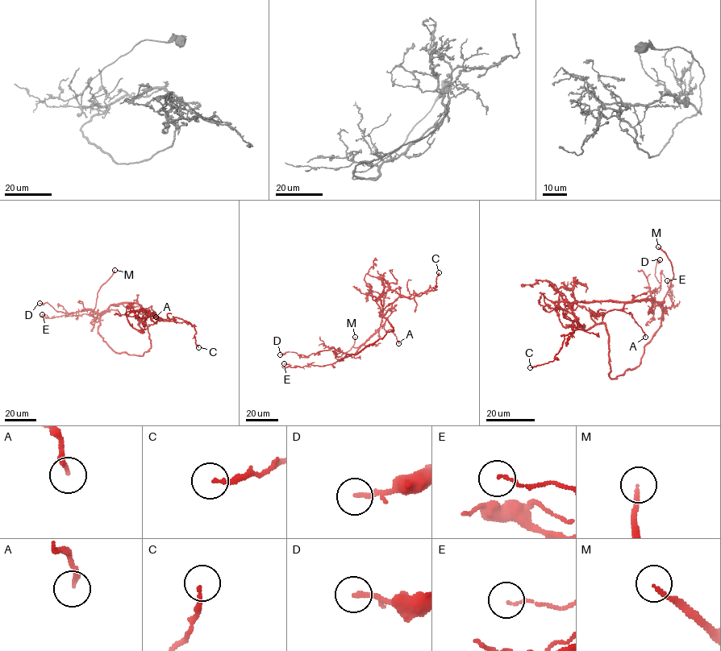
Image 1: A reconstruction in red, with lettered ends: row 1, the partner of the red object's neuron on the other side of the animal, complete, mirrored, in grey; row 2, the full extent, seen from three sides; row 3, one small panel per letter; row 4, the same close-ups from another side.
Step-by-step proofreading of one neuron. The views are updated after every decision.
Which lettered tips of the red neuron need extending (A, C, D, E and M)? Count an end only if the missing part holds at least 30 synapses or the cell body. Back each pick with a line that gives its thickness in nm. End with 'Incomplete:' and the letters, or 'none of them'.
M: calibre 160 nm
Incomplete: M

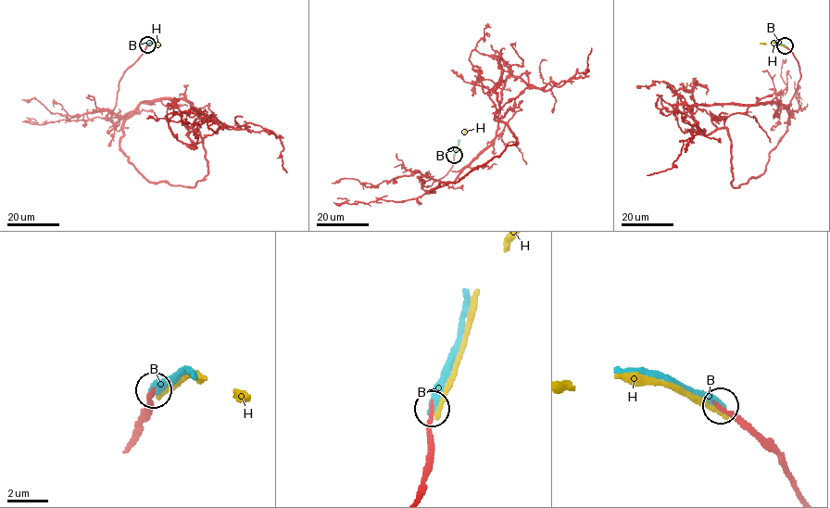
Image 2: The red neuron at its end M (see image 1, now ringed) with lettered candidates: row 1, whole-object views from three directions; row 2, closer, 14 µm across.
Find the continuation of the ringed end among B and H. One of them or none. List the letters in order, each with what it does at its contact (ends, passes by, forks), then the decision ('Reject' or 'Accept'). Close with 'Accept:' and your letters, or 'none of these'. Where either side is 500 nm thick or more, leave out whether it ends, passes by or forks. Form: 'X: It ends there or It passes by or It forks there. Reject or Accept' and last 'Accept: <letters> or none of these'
B: It ends there. Accept
H: It ends there. Reject
Accept: B

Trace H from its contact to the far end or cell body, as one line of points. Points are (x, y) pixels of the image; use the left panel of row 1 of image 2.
H: (147, 45), (152, 43), (160, 45)

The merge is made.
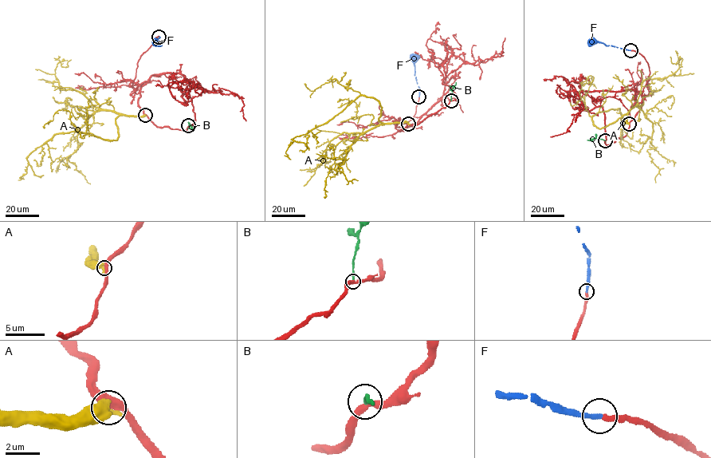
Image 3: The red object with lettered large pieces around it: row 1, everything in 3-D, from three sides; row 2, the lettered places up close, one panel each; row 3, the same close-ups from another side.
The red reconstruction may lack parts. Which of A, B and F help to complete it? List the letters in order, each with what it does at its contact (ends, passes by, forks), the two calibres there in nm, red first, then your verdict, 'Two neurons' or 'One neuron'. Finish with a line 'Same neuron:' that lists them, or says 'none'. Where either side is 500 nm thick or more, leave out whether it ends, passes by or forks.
A: Thickness 400 nm (red) against 550 nm. Two neurons
B: It ends there. Thickness 340 nm (red) against 190 nm. Two neurons
F: It ends there. Thickness 280 nm (red) against 240 nm. One neuron
Same neuron: F

